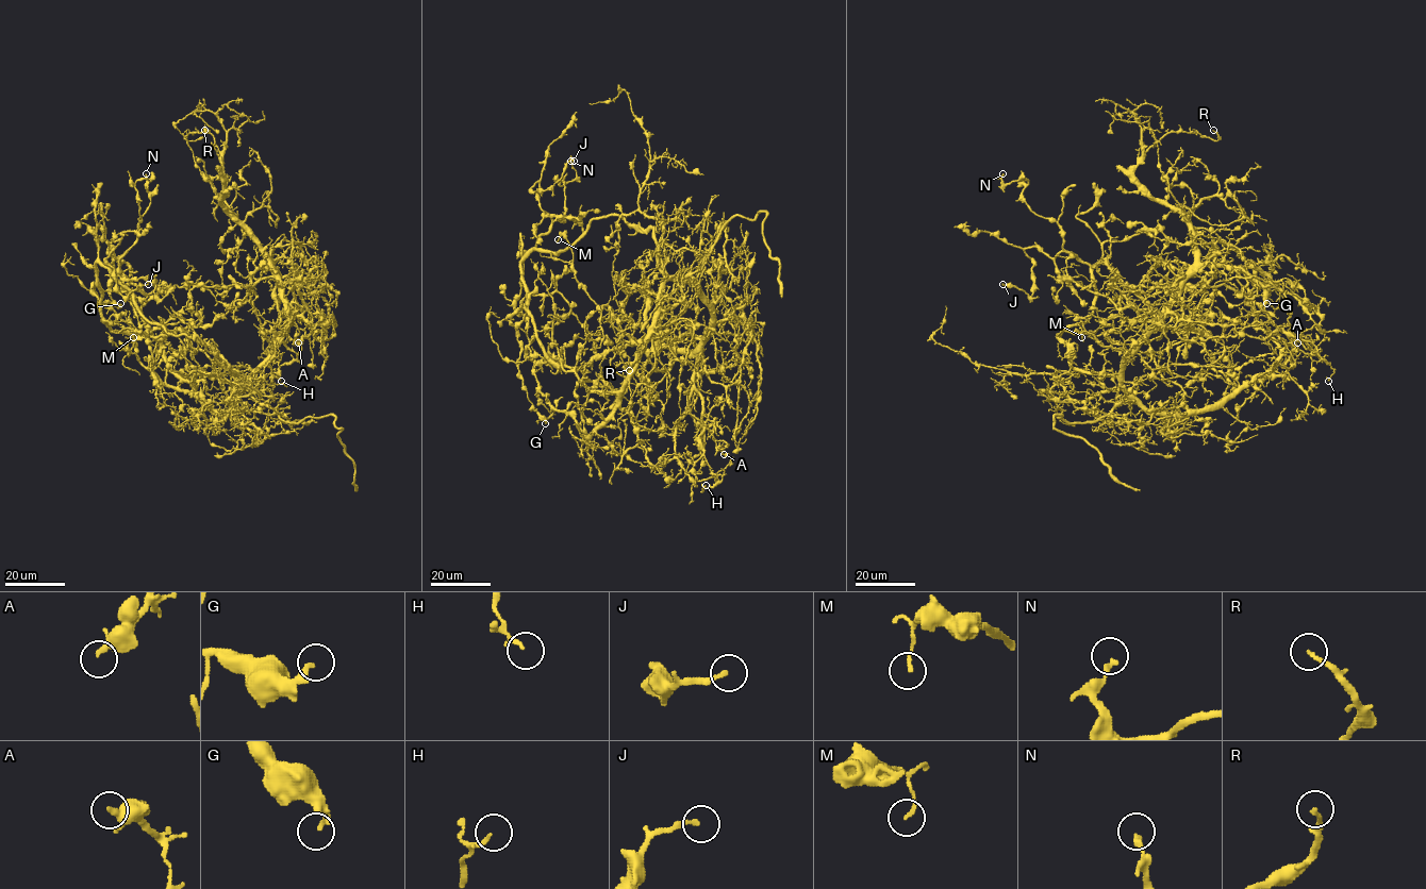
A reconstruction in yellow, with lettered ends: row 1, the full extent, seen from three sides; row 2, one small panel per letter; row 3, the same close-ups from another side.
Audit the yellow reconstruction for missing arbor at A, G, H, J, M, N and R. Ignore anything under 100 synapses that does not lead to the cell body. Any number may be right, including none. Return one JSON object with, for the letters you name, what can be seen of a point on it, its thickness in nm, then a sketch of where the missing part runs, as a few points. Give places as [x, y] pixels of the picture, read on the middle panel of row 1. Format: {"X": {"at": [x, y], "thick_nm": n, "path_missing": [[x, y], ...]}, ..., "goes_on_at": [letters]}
{"goes_on_at": []}

